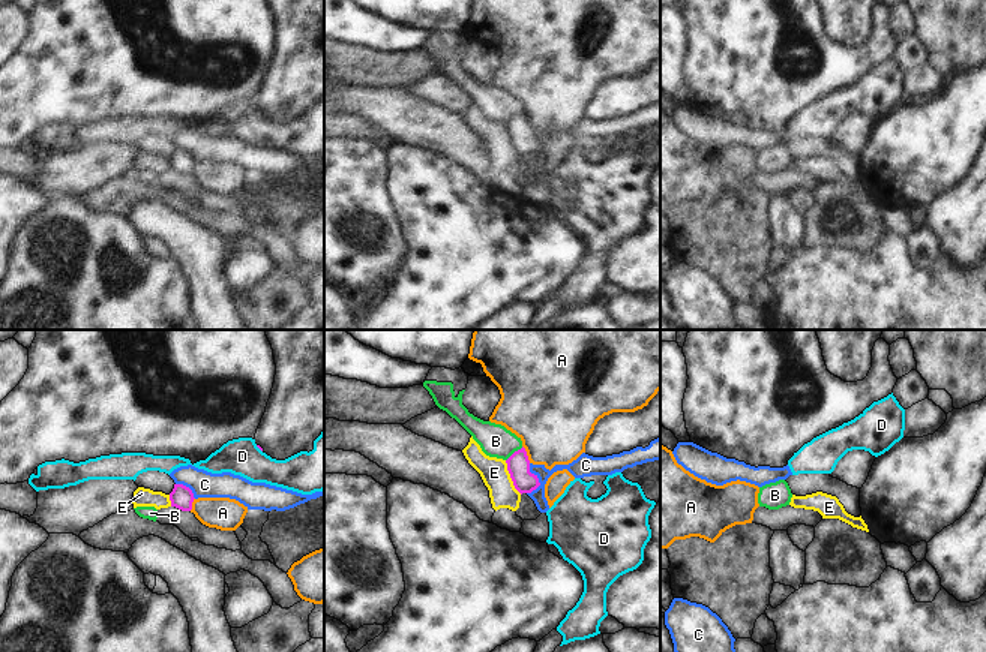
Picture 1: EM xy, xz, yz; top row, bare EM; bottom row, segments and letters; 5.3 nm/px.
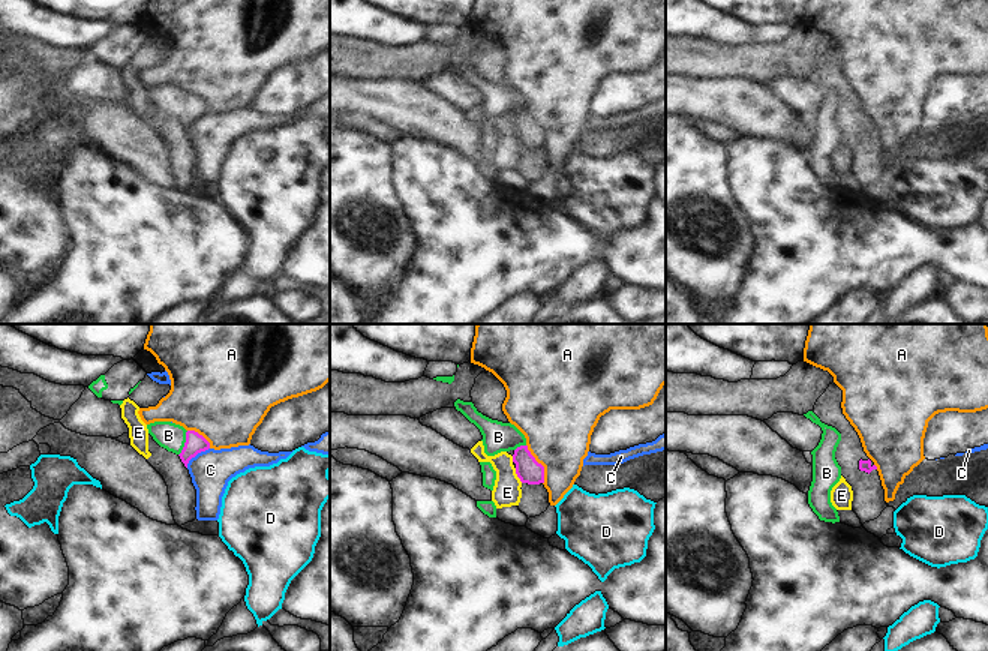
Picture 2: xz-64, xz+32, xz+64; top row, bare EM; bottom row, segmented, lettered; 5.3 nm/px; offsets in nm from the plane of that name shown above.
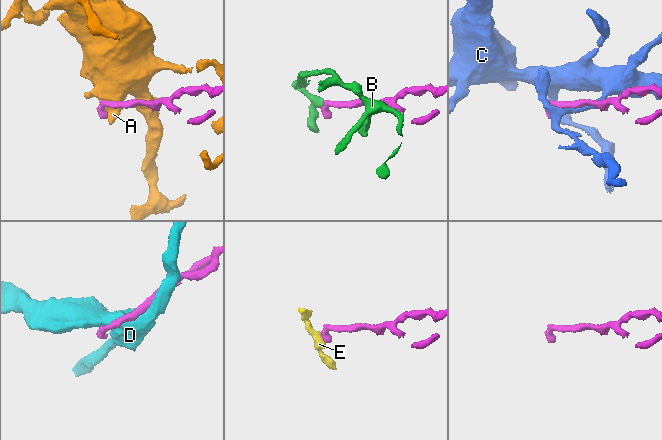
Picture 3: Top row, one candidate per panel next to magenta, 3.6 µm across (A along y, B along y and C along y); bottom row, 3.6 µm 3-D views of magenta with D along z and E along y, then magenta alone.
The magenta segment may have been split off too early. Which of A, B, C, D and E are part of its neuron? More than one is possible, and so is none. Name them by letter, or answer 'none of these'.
B

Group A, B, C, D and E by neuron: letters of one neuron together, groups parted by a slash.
A / B / C / D / E

